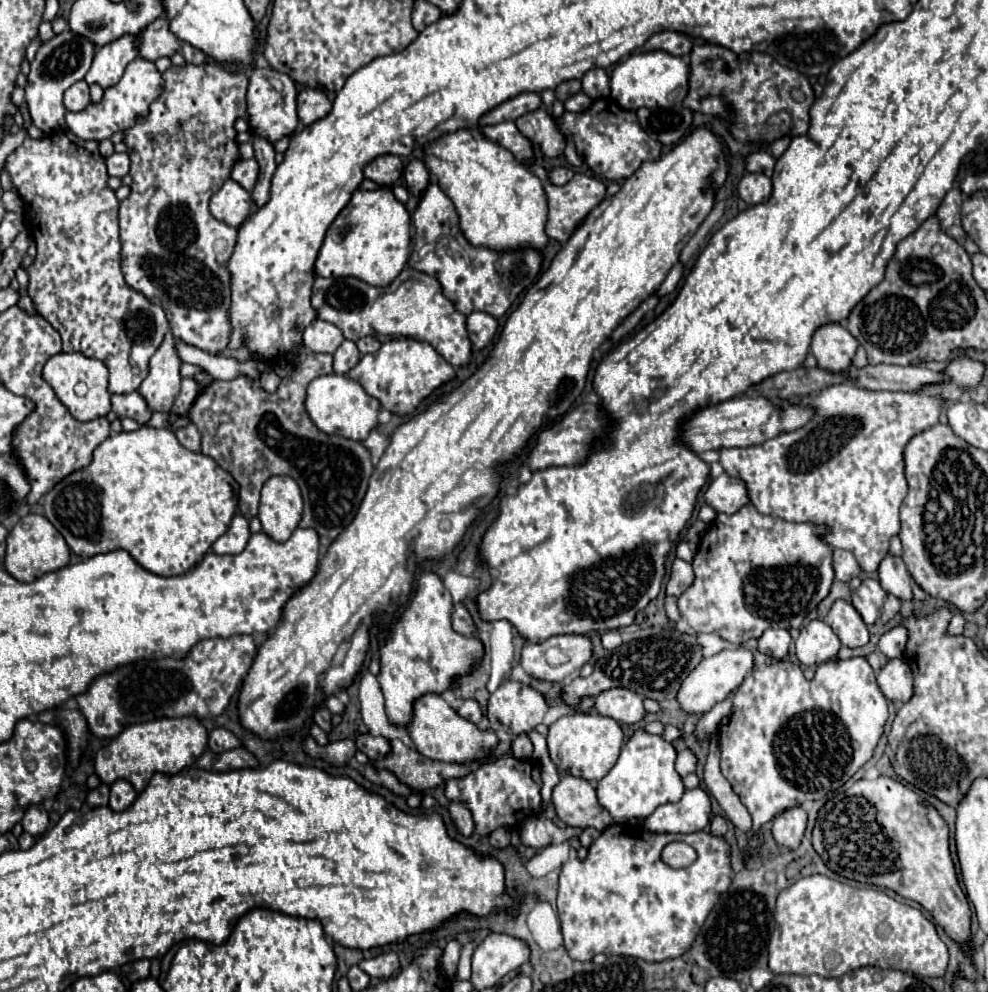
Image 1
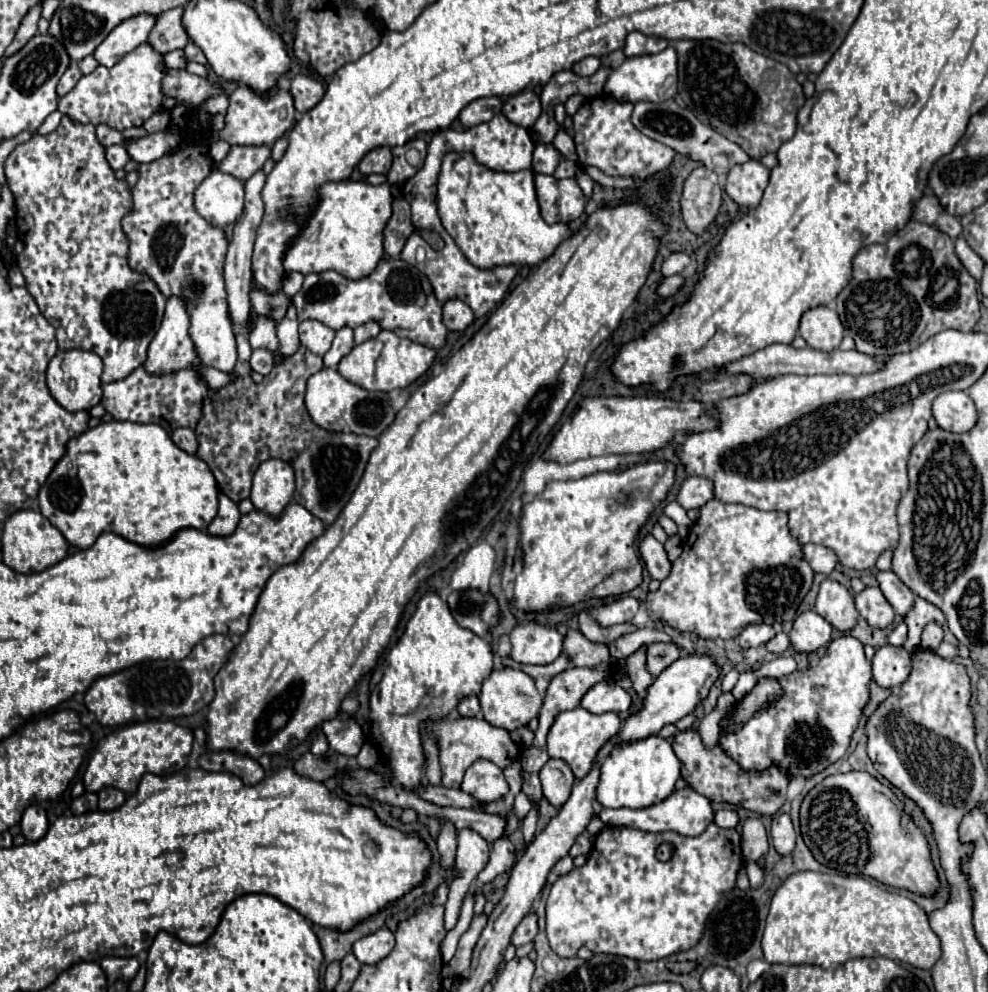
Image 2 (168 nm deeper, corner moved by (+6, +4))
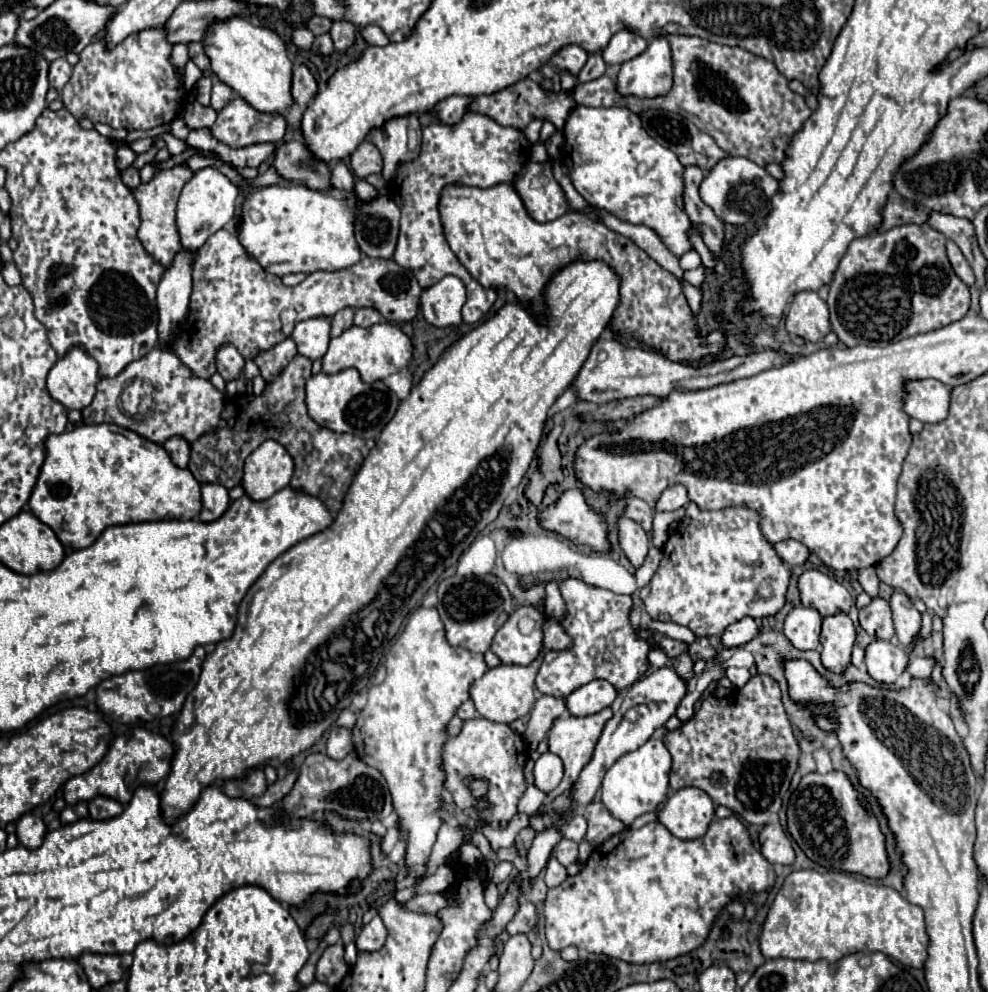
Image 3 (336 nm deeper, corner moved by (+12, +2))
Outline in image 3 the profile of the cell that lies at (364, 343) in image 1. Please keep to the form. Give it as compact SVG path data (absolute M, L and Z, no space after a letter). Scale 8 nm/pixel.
M358 309L354 315L354 325L364 327L364 329L368 329L380 321L382 321L382 317L374 309Z

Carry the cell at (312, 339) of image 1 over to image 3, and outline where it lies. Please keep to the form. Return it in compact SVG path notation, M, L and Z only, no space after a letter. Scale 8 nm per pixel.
M312 317L296 323L292 331L292 339L296 341L298 353L308 359L322 359L328 351L330 343L330 319Z

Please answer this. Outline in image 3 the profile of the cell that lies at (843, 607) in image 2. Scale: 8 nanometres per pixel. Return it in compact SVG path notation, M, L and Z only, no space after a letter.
M810 569L798 579L800 599L804 607L816 609L822 617L830 617L836 613L848 613L852 605L852 597L846 587L842 587L836 579Z

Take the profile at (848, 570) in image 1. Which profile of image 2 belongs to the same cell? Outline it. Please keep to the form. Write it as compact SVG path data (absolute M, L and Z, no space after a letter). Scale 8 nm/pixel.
M802 545L802 555L816 573L824 573L824 575L830 575L834 565L838 563L834 551L822 545Z

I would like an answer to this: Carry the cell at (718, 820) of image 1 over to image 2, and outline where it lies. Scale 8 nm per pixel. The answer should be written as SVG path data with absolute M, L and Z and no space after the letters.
M720 809L720 811L716 811L714 823L716 823L718 827L724 827L724 829L736 827L736 825L738 825L738 813L736 813L734 809Z

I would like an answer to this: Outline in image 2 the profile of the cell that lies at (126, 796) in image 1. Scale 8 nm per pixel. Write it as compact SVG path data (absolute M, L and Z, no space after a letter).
M106 787L106 789L102 789L102 791L98 793L98 799L100 799L98 809L102 809L102 811L112 811L112 809L118 809L118 807L126 801L126 795L124 795L122 791L118 791L118 789Z

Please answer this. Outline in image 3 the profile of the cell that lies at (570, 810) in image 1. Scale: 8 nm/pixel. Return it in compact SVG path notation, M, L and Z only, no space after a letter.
M544 753L540 755L540 759L534 765L534 785L544 791L550 793L558 787L558 783L562 781L564 769L562 769L562 761L558 755L554 753Z

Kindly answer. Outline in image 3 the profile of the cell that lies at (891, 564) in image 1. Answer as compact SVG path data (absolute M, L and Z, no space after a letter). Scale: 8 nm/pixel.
M902 591L892 593L890 607L892 607L892 619L894 619L898 641L902 645L910 647L918 635L918 629L920 629L920 613L914 609L910 597Z

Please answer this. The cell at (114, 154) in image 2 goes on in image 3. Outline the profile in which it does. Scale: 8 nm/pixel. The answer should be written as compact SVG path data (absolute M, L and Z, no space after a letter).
M116 147L116 167L118 171L124 171L132 165L136 153L130 147Z

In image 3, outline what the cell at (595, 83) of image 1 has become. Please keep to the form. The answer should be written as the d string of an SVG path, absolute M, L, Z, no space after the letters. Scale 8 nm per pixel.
M568 45L564 49L560 49L560 53L556 53L556 57L552 57L552 63L556 65L556 69L560 71L568 71L572 75L578 75L582 71L582 67L588 61L588 53L584 49L580 49L578 45Z

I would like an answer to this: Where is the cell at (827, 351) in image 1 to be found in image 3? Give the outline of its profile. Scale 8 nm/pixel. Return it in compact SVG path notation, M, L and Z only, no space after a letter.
M812 291L798 293L788 307L786 329L804 341L822 341L830 333L830 315L826 301L822 301L818 293Z

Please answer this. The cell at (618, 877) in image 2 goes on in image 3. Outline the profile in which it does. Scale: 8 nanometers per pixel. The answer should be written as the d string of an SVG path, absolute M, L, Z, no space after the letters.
M738 817L714 819L700 839L684 841L674 837L664 825L648 823L642 829L630 829L612 835L594 847L586 865L562 885L548 889L544 899L544 929L550 949L562 951L568 945L602 953L628 963L668 961L698 949L718 911L732 899L754 899L756 905L766 901L774 885L772 865L752 847L750 835Z

